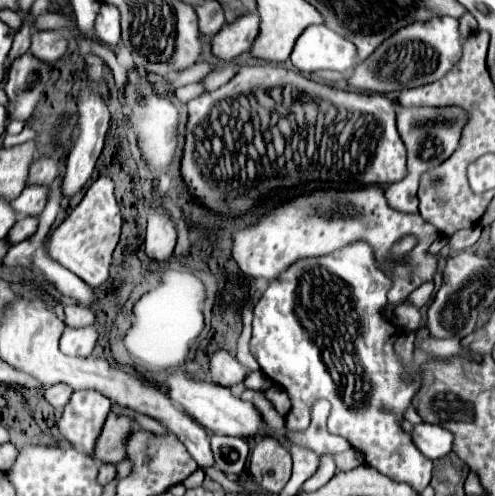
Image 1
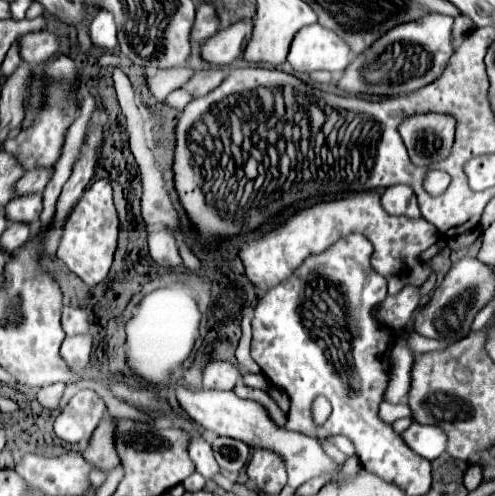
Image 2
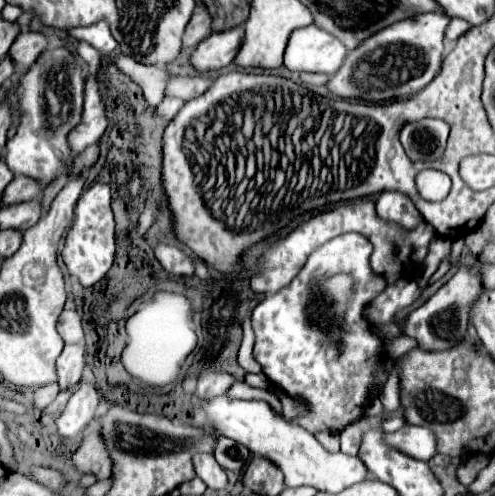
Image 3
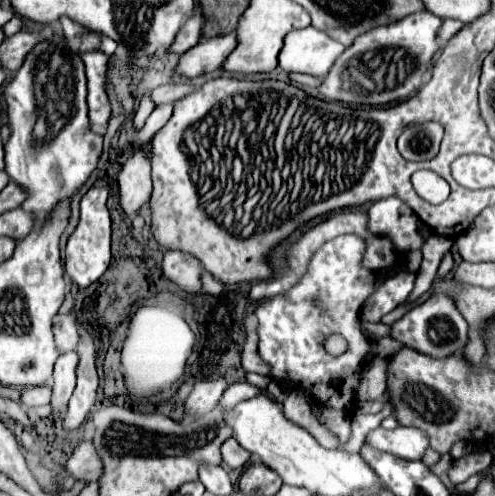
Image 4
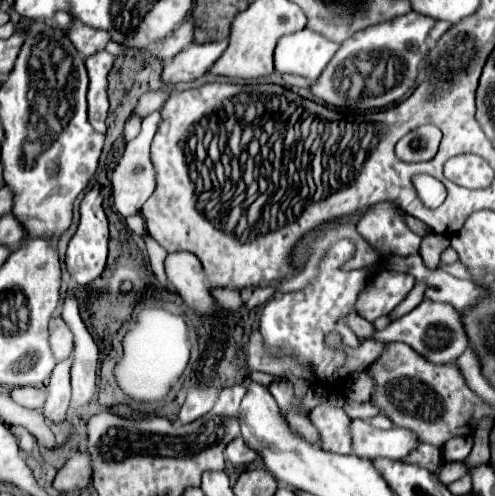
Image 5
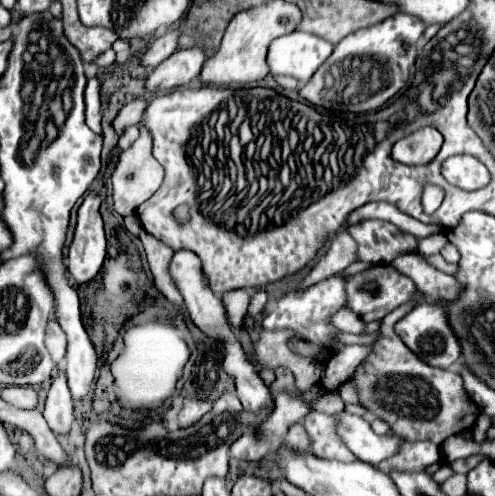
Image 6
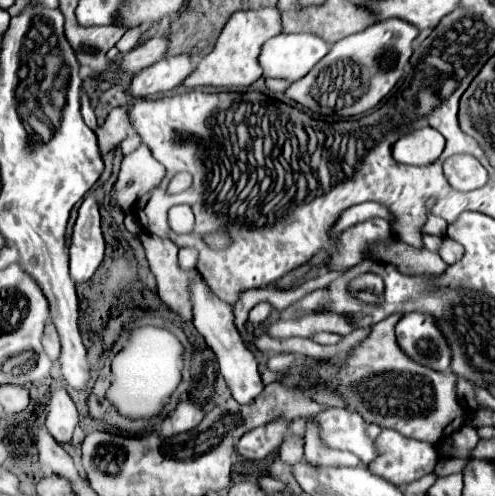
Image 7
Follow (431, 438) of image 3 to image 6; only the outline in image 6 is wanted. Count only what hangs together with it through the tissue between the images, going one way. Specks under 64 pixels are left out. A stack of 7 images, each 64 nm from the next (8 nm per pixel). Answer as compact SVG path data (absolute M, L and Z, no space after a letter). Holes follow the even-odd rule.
M342 410L336 414L336 418L338 418L336 434L350 448L350 452L354 452L354 456L362 462L378 464L380 460L386 460L388 456L396 454L396 450L400 448L400 440L402 440L400 436L392 432L390 436L374 434L368 420L364 420L362 416Z

